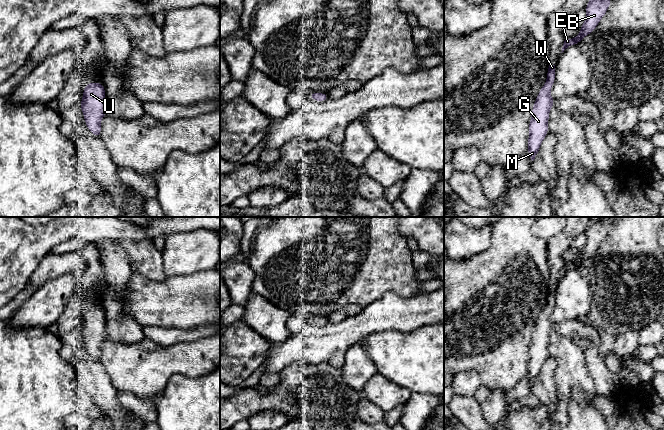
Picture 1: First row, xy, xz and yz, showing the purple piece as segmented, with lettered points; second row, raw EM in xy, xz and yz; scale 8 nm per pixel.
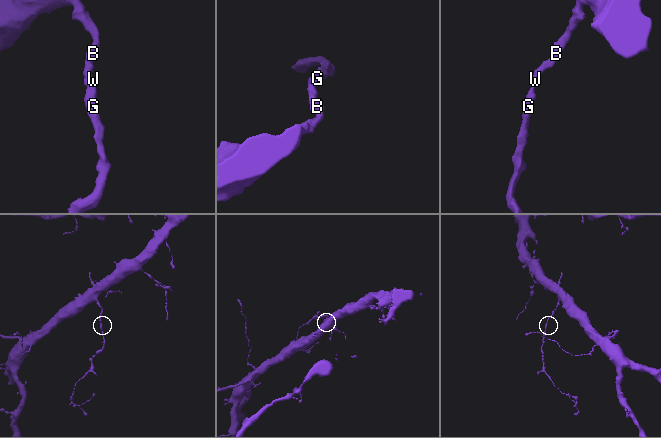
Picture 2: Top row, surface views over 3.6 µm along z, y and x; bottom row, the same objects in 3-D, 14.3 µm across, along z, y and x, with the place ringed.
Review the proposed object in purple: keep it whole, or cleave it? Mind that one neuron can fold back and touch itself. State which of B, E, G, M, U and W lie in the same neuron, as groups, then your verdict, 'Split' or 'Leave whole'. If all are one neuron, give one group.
Groups: B E G M U W. Leave whole

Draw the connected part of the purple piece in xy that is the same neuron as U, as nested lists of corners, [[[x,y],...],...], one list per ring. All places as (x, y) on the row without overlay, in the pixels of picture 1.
[[[90,306],[84,311],[80,331],[88,353],[94,360],[100,362],[101,344],[107,337],[103,307]]]

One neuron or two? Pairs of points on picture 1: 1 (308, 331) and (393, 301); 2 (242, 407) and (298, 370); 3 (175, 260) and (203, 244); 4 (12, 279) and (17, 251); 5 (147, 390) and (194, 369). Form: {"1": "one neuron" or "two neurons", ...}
{"1": "one neuron", "2": "one neuron", "3": "one neuron", "4": "one neuron", "5": "one neuron"}

